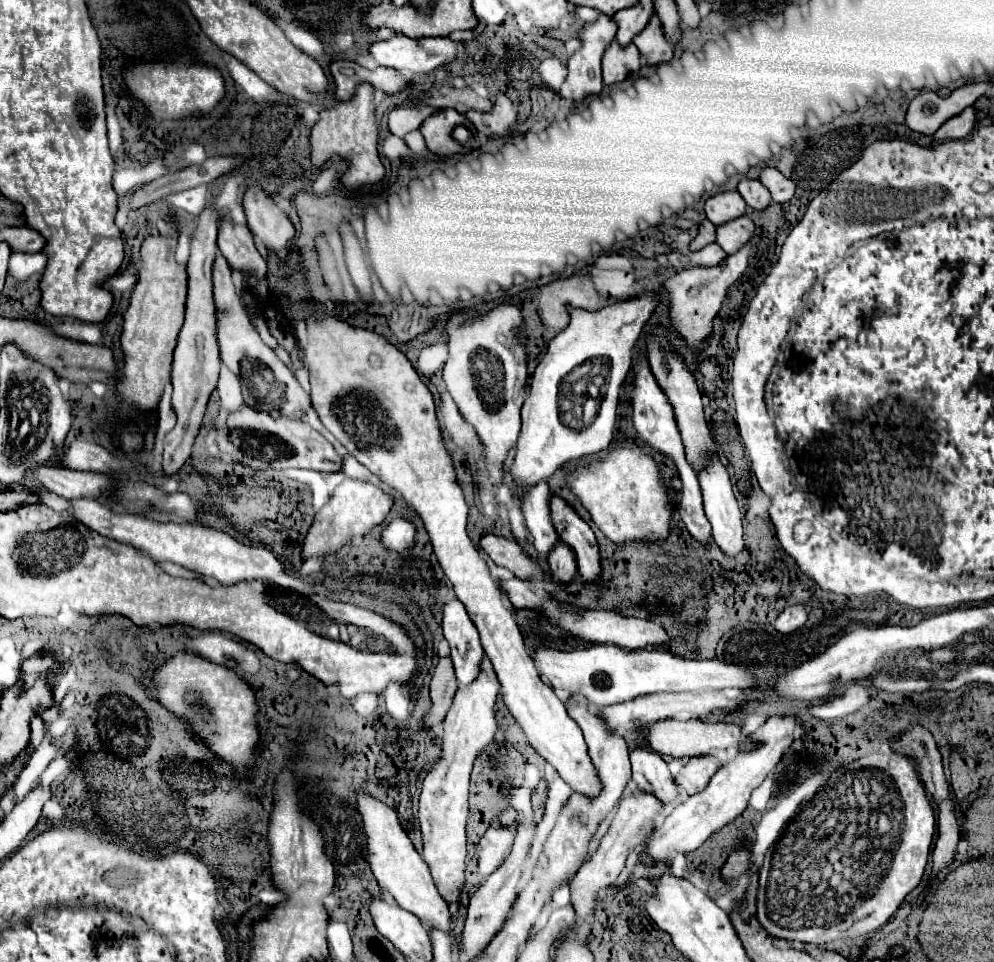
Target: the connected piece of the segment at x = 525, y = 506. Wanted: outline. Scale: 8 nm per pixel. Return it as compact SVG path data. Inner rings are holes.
M539 483L521 495L523 515L527 529L533 537L533 545L541 555L549 555L559 543L559 533L551 523L549 511L549 487L547 483Z

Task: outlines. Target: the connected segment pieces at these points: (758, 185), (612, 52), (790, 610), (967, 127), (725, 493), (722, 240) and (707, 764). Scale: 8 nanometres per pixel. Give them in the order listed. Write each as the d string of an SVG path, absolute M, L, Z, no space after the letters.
M741 179L739 181L739 193L741 197L747 201L749 207L753 207L755 211L763 211L769 207L771 203L771 193L769 189L761 183L761 181L751 181L751 179Z
M611 43L603 53L603 83L615 85L627 79L629 73L639 71L639 51L633 43L627 47L619 47L619 43Z
M793 605L793 607L787 607L775 621L775 629L781 633L781 635L789 635L793 631L797 631L799 627L803 627L803 623L807 621L807 615L809 615L809 607L801 607L801 605Z
M967 107L961 115L945 121L939 131L933 135L935 141L951 141L951 139L965 139L975 125L975 109Z
M719 459L707 469L699 473L699 483L703 491L703 505L705 505L705 515L713 525L713 539L719 545L719 549L727 557L737 557L743 551L743 533L741 533L741 511L737 505L737 499L731 489L731 481L727 475L727 469L721 465Z
M743 215L717 227L717 243L727 255L733 255L735 251L739 251L739 247L743 247L743 243L751 241L753 229L753 221L747 215Z
M711 755L691 757L689 763L679 771L679 775L673 777L675 785L679 785L687 795L695 795L705 789L711 775L719 769L719 761Z

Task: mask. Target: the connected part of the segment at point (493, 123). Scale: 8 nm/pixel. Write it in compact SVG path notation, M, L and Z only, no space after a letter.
M497 93L491 113L467 111L465 115L471 119L471 123L477 127L477 131L483 131L487 137L491 137L491 135L503 137L517 123L517 111L505 93Z

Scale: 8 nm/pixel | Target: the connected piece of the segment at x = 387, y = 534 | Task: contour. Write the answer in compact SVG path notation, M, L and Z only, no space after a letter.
M397 517L393 519L385 529L383 529L383 547L385 549L393 549L393 551L407 551L413 547L413 539L415 539L415 525L405 519L405 517Z

